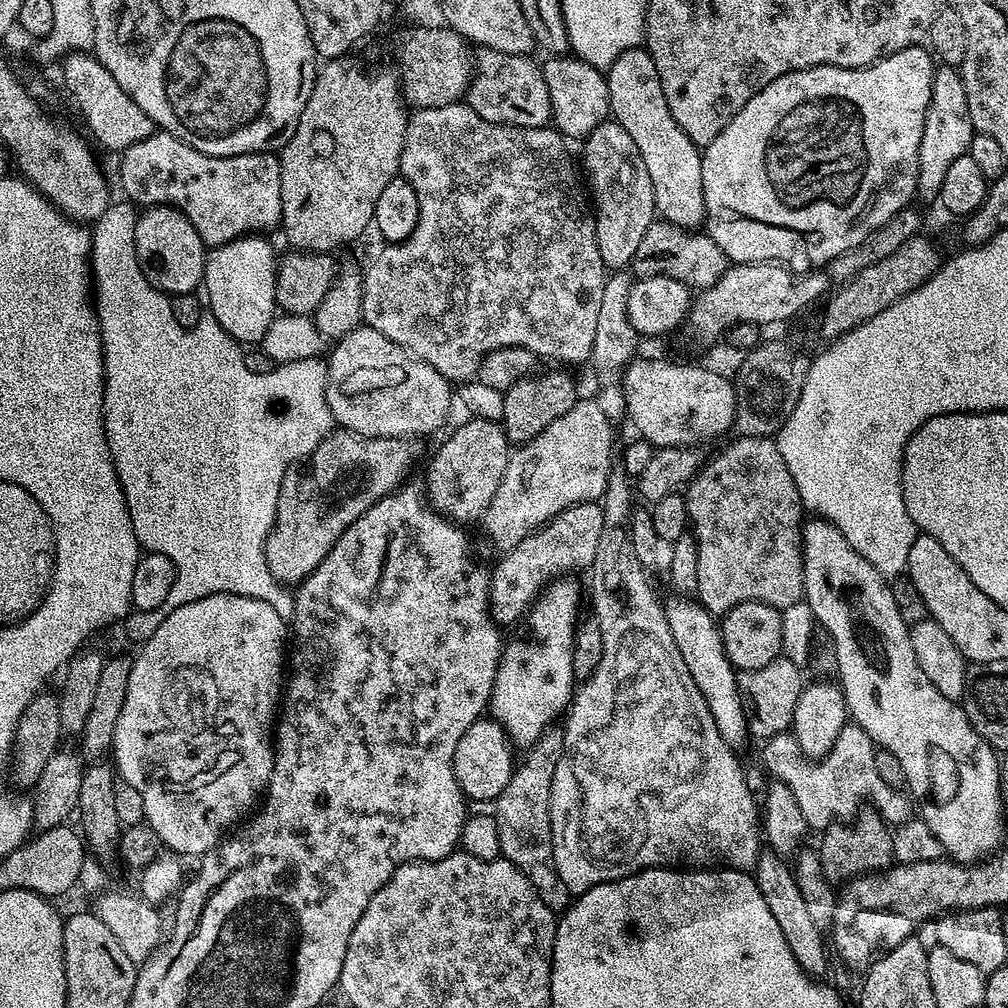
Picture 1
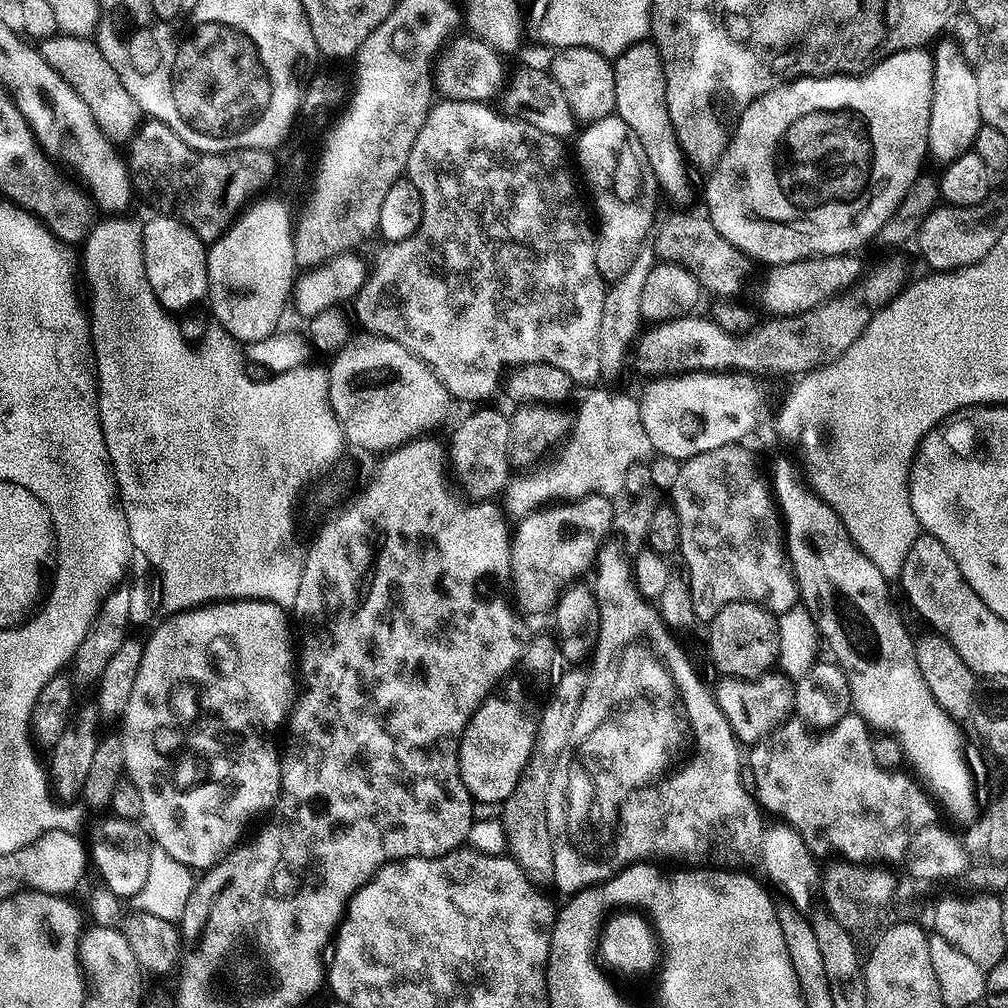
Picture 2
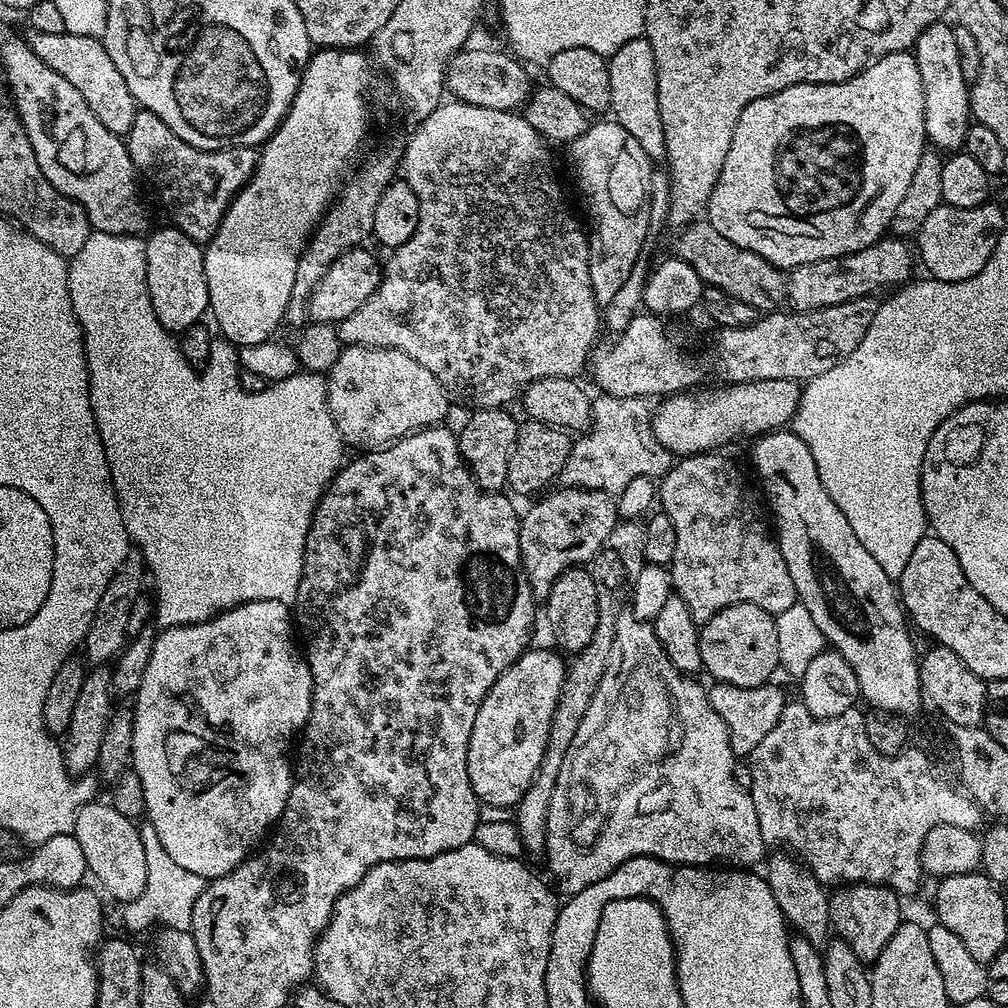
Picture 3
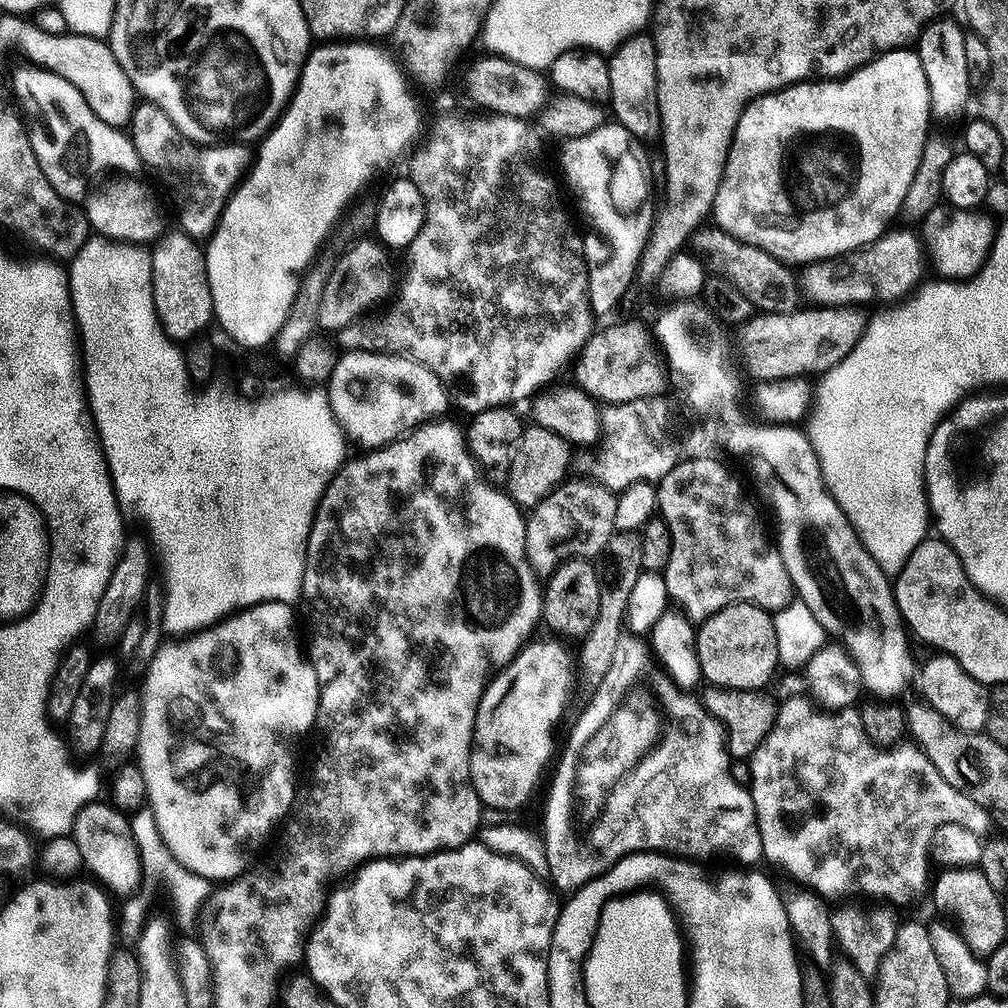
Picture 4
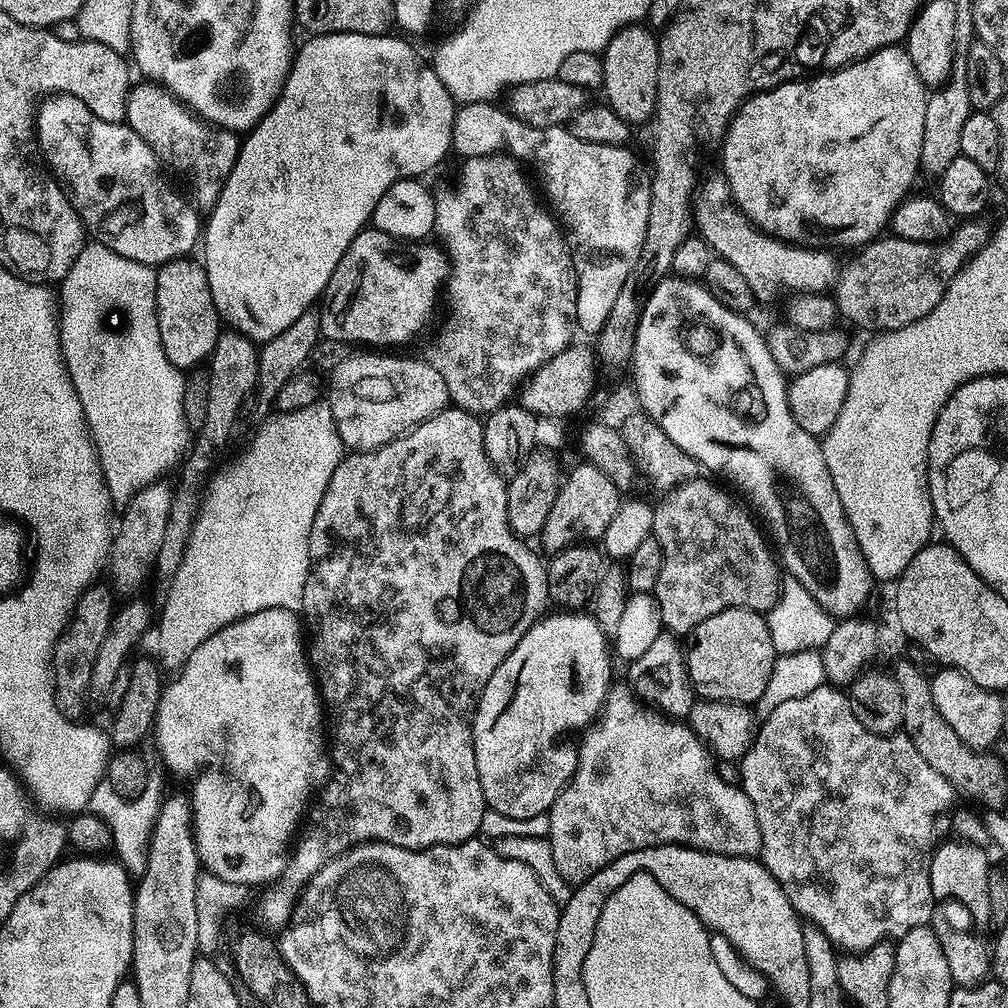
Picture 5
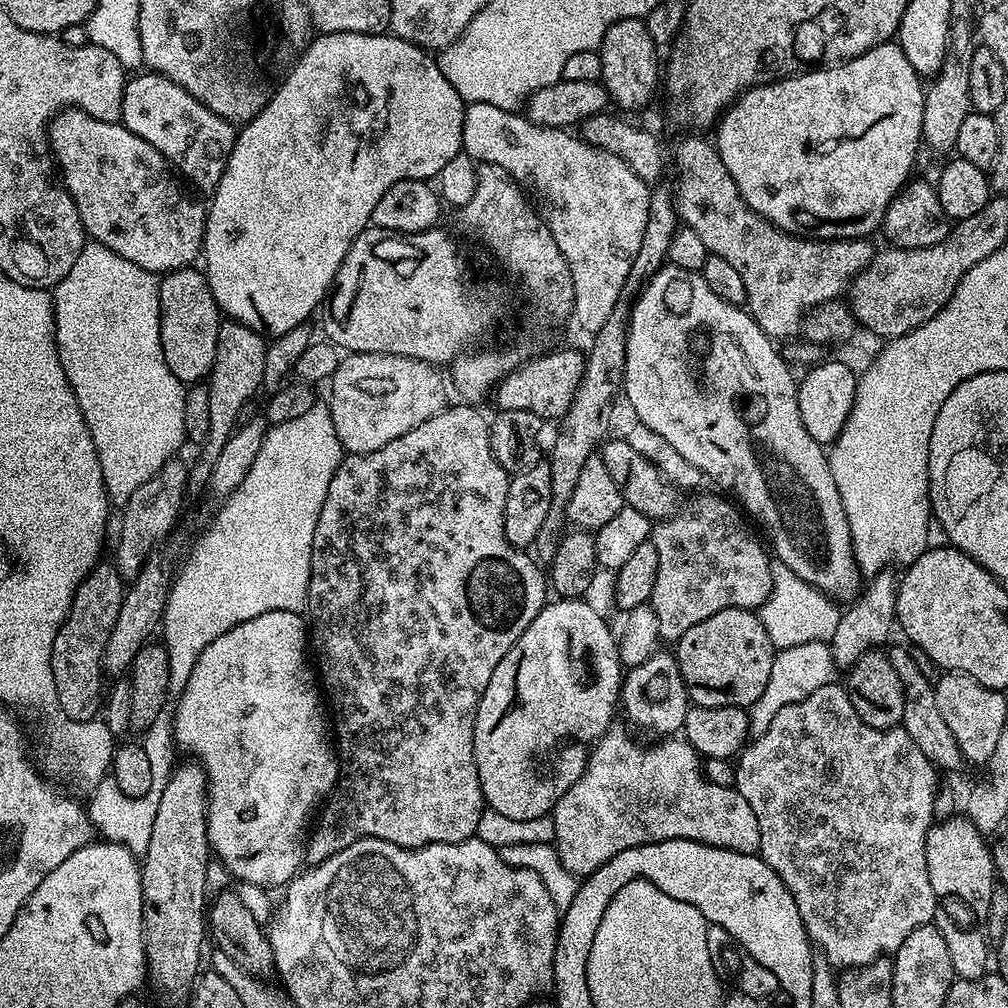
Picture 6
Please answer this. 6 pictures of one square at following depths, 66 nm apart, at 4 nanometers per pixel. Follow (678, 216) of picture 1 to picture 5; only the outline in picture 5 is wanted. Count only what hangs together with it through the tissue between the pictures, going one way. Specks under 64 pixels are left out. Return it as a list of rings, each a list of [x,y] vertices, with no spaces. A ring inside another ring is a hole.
[[[643,23],[629,24],[626,28],[612,35],[610,42],[604,47],[602,59],[604,63],[603,99],[608,107],[614,110],[630,126],[644,124],[656,114],[656,95],[658,94],[658,66],[662,63],[660,42],[657,33],[644,28]]]

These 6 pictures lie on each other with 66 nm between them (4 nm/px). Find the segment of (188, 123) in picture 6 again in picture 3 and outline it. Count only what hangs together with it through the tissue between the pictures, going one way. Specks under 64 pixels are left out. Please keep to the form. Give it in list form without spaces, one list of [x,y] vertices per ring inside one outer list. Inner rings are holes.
[[[147,110],[137,111],[134,118],[134,126],[126,133],[126,143],[128,153],[132,159],[137,173],[144,176],[152,183],[152,188],[156,191],[156,196],[160,199],[162,207],[168,211],[168,216],[173,225],[181,228],[183,232],[197,242],[207,242],[215,236],[220,229],[220,224],[224,220],[224,215],[228,212],[228,207],[240,193],[240,189],[252,179],[252,174],[256,170],[258,152],[255,147],[251,148],[221,148],[219,152],[208,152],[204,148],[190,146],[158,114]]]

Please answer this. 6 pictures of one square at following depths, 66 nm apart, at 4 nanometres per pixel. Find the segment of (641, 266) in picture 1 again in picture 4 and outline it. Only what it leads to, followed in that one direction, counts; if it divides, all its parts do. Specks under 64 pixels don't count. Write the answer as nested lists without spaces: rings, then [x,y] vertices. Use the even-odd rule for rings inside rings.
[[[717,226],[710,228],[709,232],[704,232],[705,230],[697,231],[694,244],[700,247],[698,249],[699,255],[703,257],[707,267],[715,275],[725,276],[728,280],[734,282],[738,286],[738,290],[742,290],[742,294],[746,294],[750,298],[753,309],[759,310],[761,313],[768,312],[768,306],[772,306],[776,302],[774,294],[770,294],[770,298],[766,298],[768,288],[772,290],[774,286],[780,284],[780,288],[782,288],[782,294],[780,294],[782,312],[797,311],[794,302],[802,302],[802,294],[794,294],[794,285],[798,283],[798,280],[789,265],[775,260],[768,252],[763,252],[761,248],[756,248],[753,244],[741,242]]]

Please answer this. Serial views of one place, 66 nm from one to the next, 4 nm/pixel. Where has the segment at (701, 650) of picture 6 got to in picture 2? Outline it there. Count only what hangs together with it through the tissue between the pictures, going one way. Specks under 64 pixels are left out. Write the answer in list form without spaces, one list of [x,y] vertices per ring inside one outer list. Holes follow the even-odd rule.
[[[730,602],[718,610],[718,614],[707,625],[708,628],[708,648],[712,658],[712,664],[720,671],[721,677],[737,676],[743,680],[755,680],[756,677],[762,676],[773,671],[777,663],[776,655],[778,654],[778,626],[776,625],[777,617],[769,612],[761,604],[754,602]]]

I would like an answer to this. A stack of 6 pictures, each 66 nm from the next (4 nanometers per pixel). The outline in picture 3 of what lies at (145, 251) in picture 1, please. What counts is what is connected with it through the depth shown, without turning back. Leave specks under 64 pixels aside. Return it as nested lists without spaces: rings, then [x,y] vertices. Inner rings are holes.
[[[160,228],[152,237],[147,237],[146,282],[154,306],[154,314],[166,331],[183,334],[201,323],[209,311],[208,283],[204,269],[204,248],[191,240],[181,228]]]

